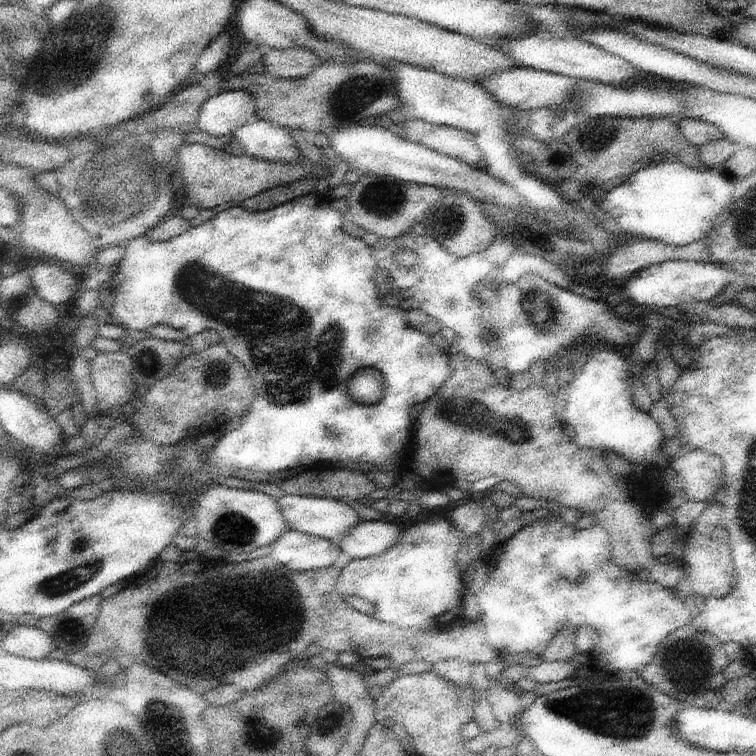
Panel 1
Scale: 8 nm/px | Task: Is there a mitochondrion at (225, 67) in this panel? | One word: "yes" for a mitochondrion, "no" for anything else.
no

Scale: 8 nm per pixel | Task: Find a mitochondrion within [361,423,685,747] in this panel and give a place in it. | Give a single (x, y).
(615, 709)

